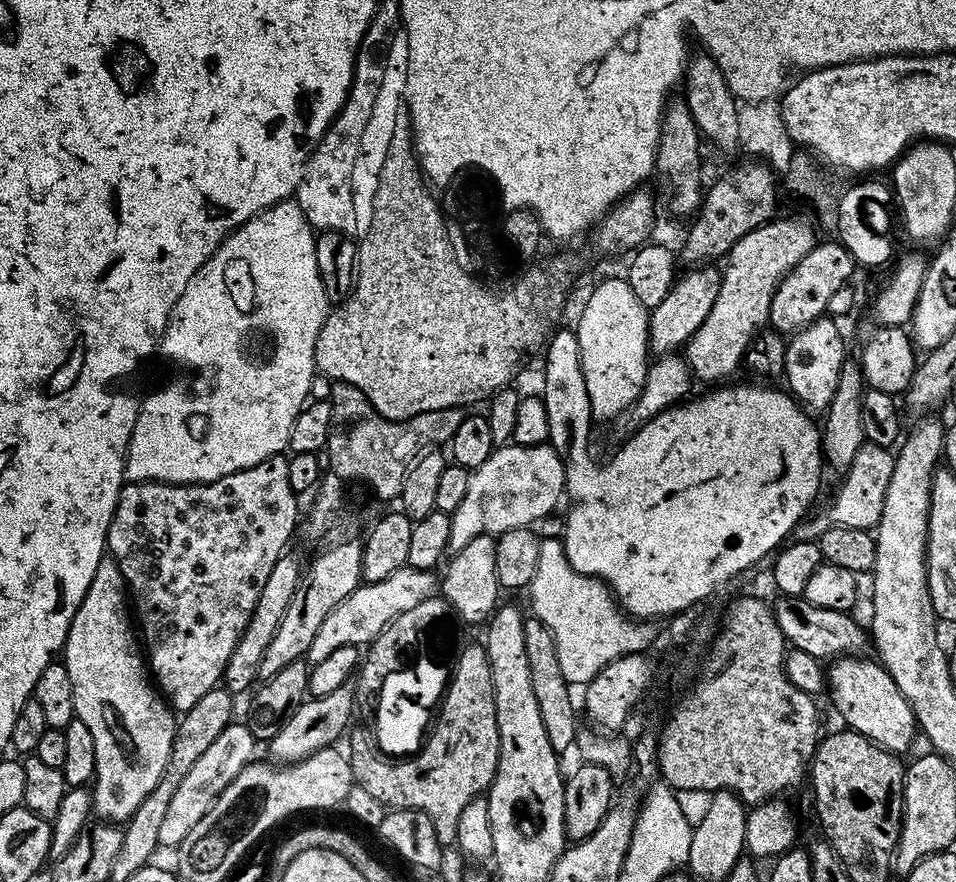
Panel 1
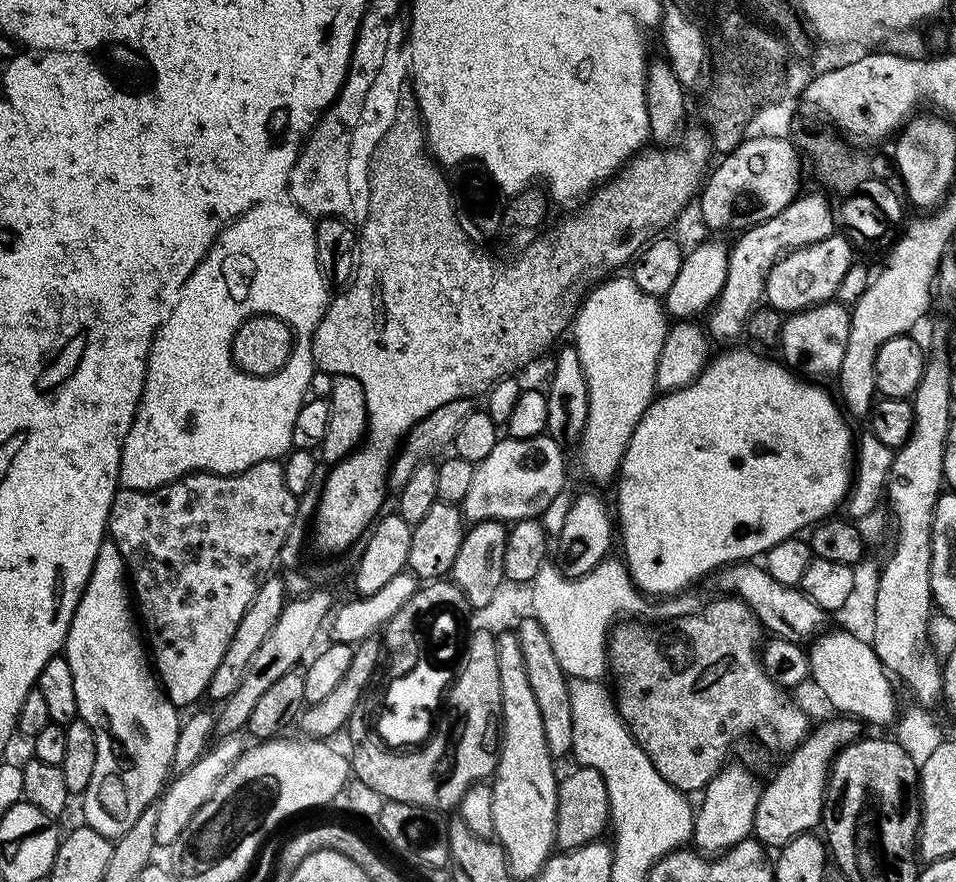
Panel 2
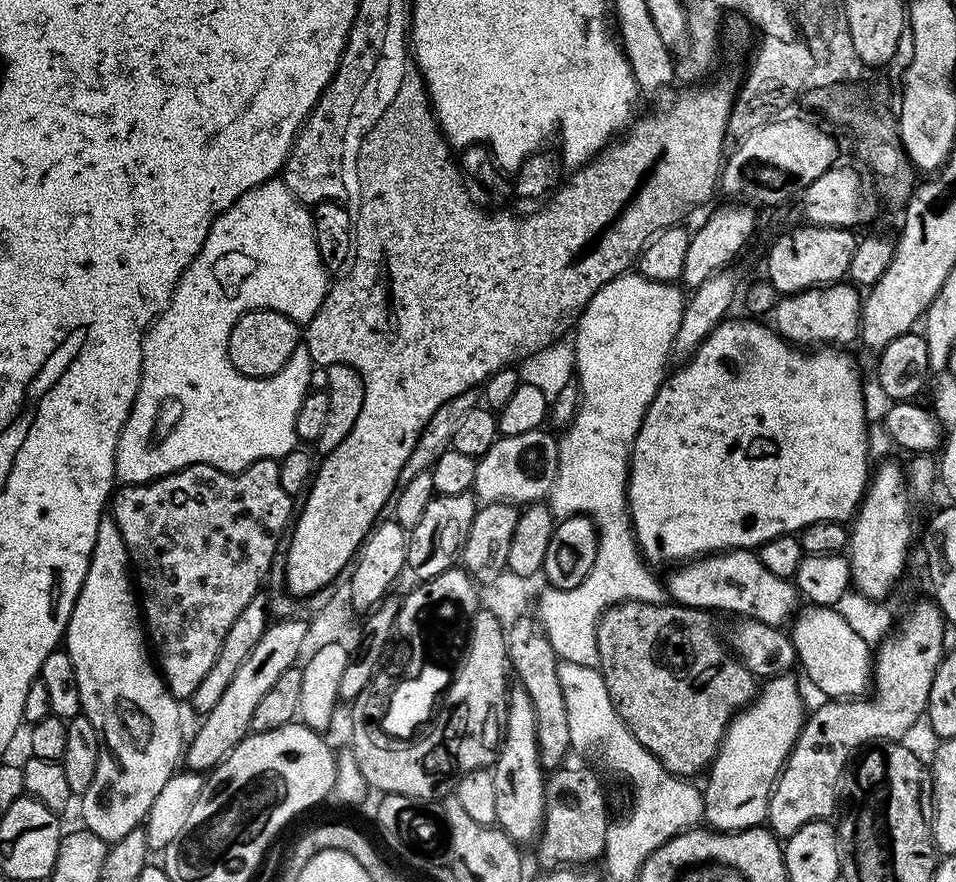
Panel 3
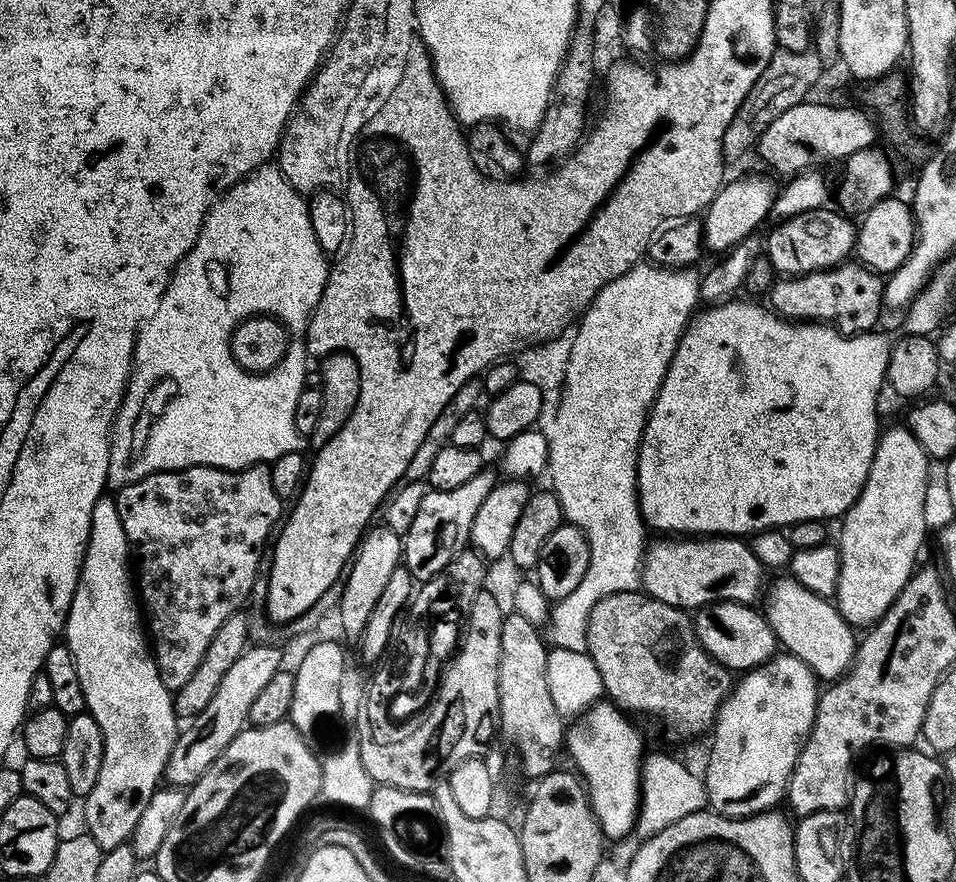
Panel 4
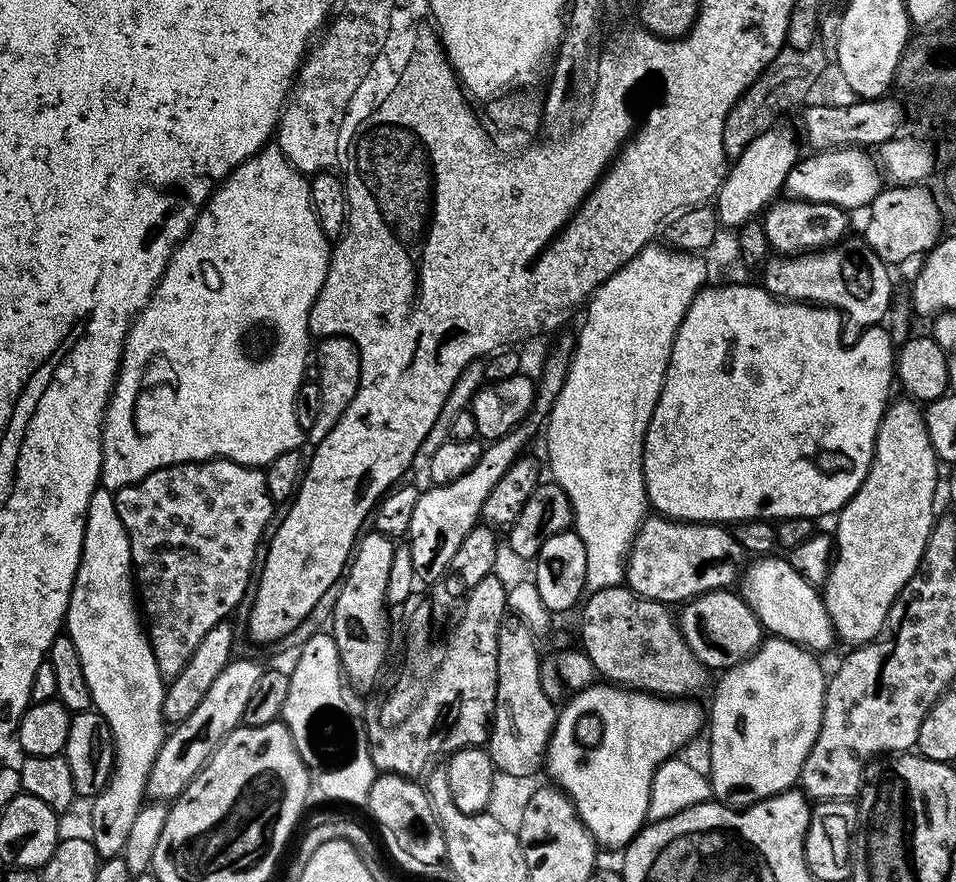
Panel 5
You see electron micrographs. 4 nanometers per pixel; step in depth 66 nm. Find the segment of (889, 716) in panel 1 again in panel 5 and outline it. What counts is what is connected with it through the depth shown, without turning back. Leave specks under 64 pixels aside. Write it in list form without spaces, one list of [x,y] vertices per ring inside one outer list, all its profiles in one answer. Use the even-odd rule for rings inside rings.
[[[769,554],[753,559],[738,582],[739,595],[743,596],[750,610],[754,610],[765,633],[794,642],[813,654],[821,654],[834,641],[832,619],[824,605],[824,597],[817,585],[806,582],[806,578],[794,570],[791,559],[779,560],[778,557]]]

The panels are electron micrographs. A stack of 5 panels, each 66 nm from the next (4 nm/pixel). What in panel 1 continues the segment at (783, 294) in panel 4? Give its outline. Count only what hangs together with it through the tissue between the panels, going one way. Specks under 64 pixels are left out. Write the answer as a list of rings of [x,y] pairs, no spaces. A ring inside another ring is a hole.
[[[821,318],[810,322],[802,330],[791,333],[786,340],[783,379],[788,380],[787,391],[795,396],[797,404],[812,414],[828,411],[834,390],[838,390],[840,371],[846,363],[844,336],[836,324],[839,323],[835,319]]]

